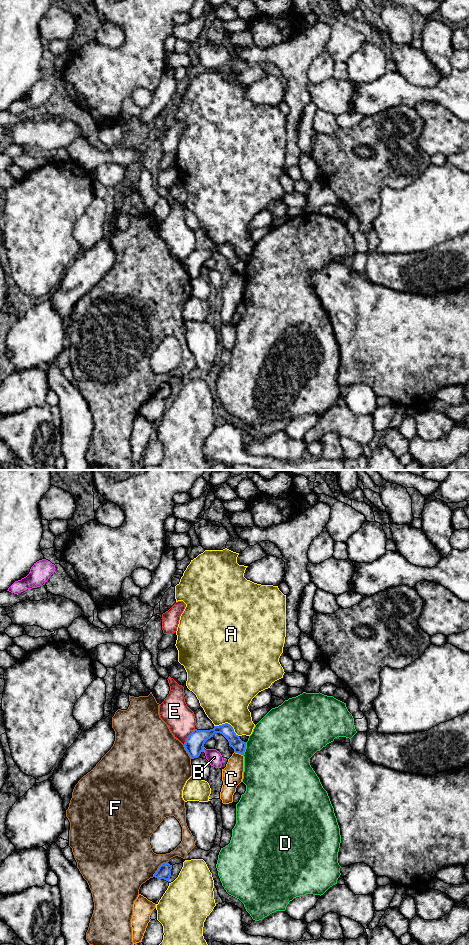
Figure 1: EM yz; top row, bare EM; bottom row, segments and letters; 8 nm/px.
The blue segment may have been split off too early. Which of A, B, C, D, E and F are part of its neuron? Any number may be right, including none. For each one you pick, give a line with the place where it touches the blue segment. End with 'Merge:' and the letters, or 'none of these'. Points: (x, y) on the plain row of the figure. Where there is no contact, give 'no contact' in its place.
Merge: none of these

